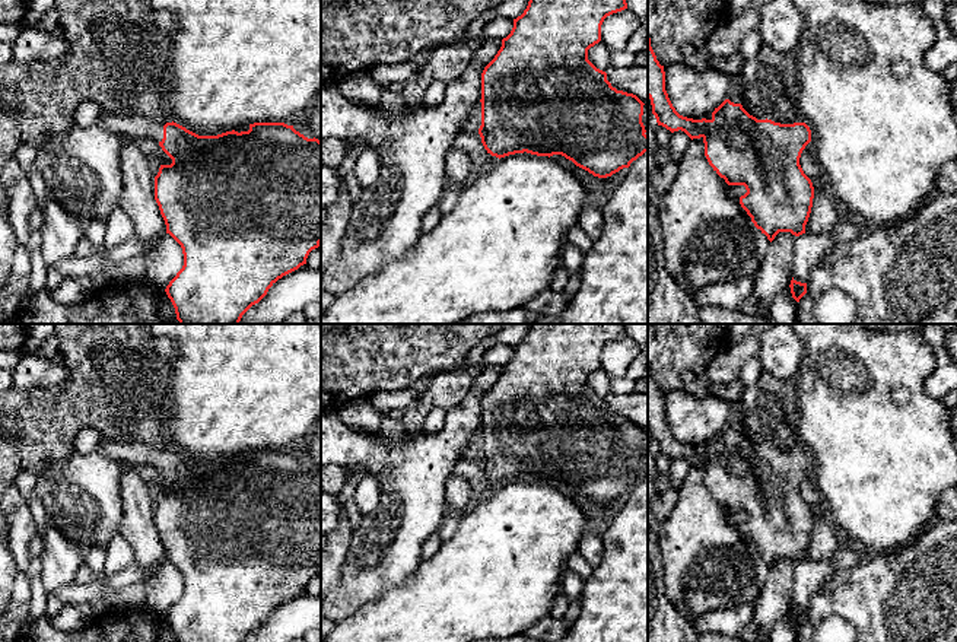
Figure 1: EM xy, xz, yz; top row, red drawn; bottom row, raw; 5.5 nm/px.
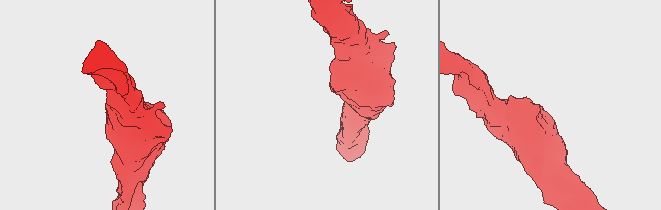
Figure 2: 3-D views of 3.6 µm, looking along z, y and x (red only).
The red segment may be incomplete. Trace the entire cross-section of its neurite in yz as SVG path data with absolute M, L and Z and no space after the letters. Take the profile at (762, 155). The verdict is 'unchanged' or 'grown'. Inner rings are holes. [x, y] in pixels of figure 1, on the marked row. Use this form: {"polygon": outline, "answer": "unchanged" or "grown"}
{"polygon": "M648 36L648 98L658 125L671 133L684 131L691 140L703 139L705 156L713 171L728 185L744 185L747 193L740 197L741 207L751 217L751 222L772 242L779 232L791 232L795 236L805 233L814 187L804 174L799 158L811 142L811 130L805 123L780 124L772 120L757 120L750 115L741 104L725 99L712 118L693 120L680 115L673 107L665 90L665 71L651 47Z", "answer": "unchanged"}

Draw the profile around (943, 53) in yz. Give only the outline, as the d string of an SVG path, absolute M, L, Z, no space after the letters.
M922 0L921 4L935 29L935 42L925 53L925 67L941 74L957 61L957 35L947 25L944 0Z

